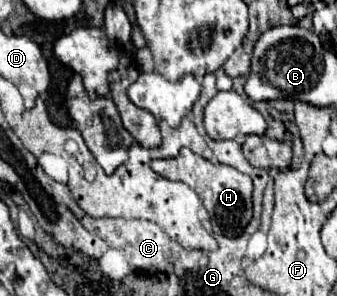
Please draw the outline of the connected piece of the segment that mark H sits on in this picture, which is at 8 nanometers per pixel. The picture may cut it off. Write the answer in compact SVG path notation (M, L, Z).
M188 147L180 149L178 157L172 159L154 159L150 165L158 175L170 179L170 181L182 181L190 185L198 197L202 199L206 211L212 219L214 233L222 233L228 237L236 237L244 231L248 221L252 219L252 179L246 173L236 171L234 167L222 165L222 163L210 163L208 159L196 155Z

